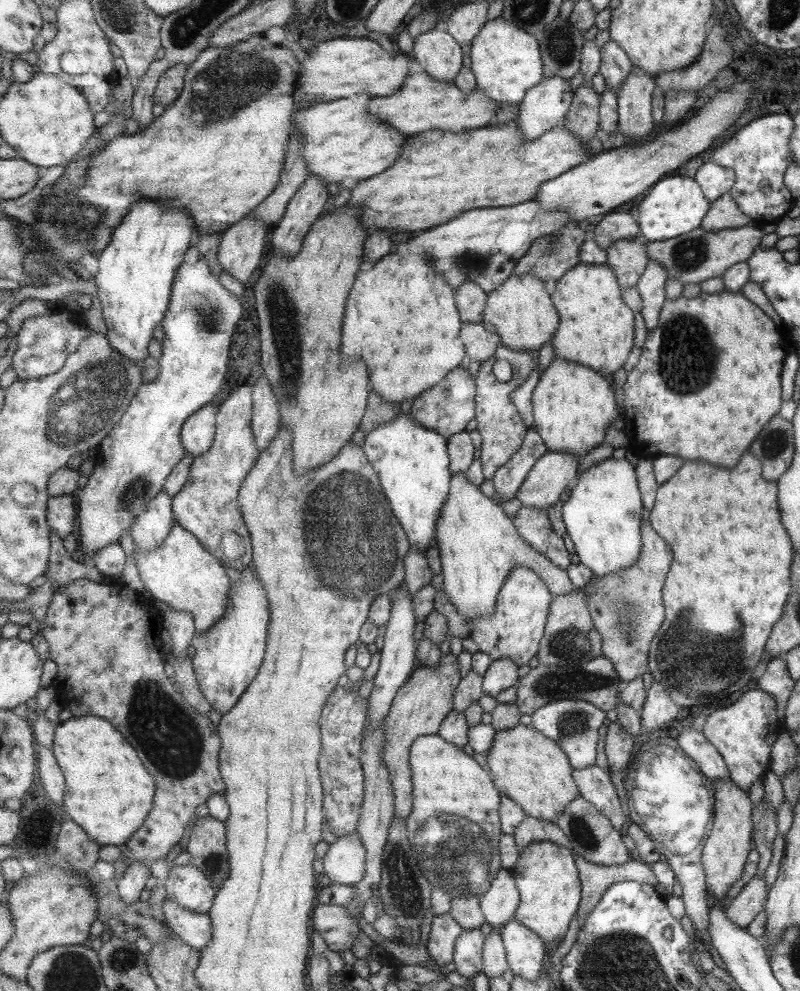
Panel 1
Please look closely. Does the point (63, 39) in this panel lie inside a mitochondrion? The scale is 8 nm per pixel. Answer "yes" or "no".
no

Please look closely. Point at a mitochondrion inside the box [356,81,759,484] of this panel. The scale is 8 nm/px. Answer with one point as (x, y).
(687, 359)

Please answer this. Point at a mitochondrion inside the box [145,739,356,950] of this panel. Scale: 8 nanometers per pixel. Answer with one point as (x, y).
(213, 863)

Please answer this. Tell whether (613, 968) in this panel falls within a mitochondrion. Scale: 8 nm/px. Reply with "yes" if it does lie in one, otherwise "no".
yes

